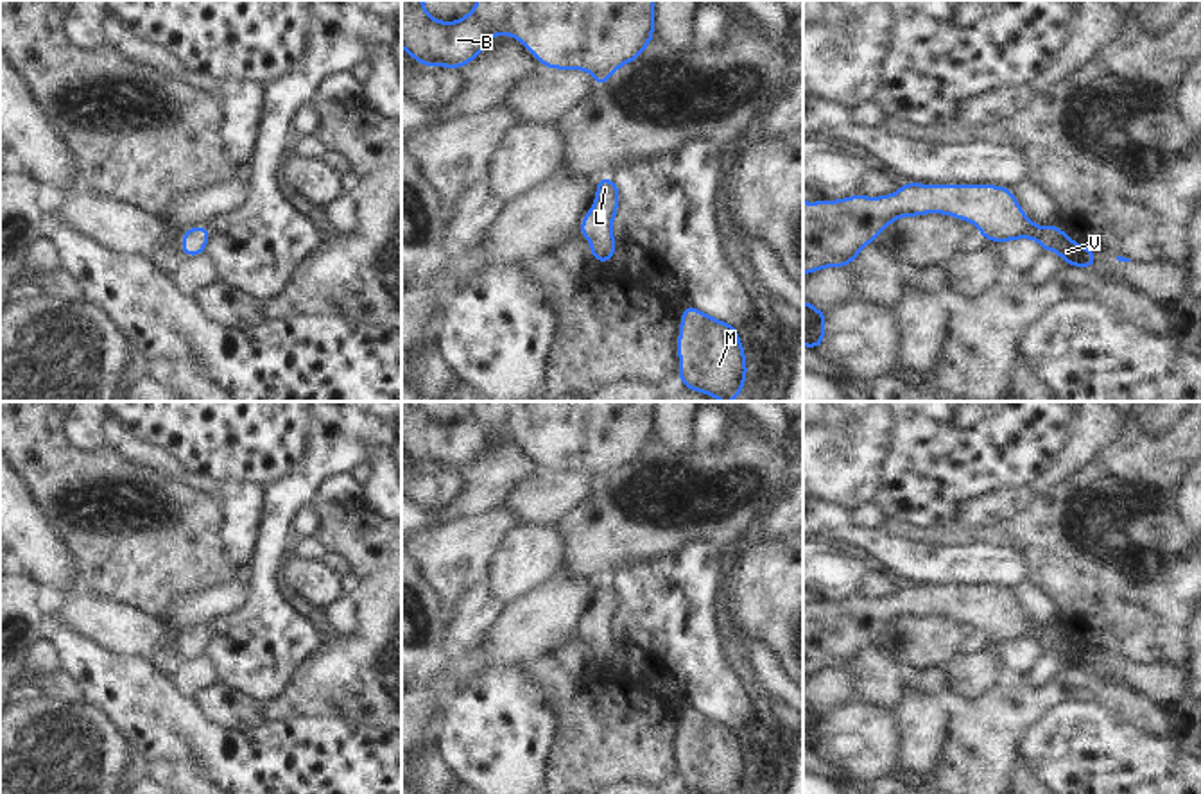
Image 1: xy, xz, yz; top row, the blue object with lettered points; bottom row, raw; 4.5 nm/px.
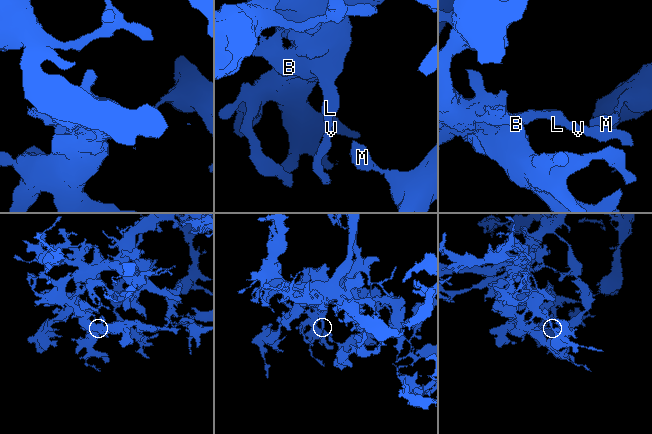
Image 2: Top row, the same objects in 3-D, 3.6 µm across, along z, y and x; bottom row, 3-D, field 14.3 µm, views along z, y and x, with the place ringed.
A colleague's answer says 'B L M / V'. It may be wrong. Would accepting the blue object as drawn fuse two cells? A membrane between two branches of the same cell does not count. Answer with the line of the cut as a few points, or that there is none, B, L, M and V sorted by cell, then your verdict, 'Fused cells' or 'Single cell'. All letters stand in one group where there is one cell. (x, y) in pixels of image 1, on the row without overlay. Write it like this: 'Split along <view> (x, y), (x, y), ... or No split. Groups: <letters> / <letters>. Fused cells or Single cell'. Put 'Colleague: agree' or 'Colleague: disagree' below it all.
No split. Groups: B L M V. Single cell.
Colleague: disagree

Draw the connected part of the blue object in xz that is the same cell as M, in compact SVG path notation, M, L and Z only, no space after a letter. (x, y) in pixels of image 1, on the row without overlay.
M683 704L678 738L679 787L696 794L740 794L746 755L737 728Z

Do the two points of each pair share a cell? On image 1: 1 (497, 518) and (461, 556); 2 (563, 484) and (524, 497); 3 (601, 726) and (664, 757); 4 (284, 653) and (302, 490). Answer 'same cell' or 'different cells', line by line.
1: same cell
2: same cell
3: same cell
4: same cell

